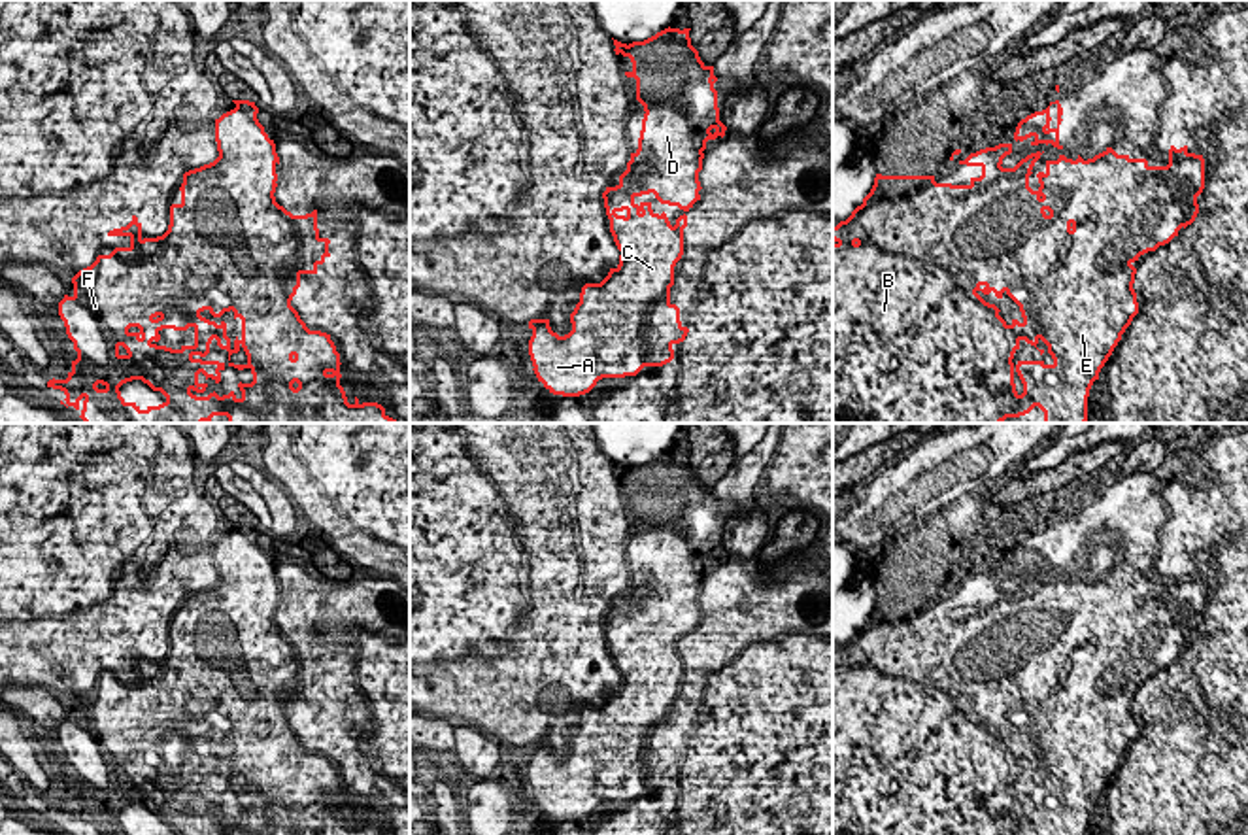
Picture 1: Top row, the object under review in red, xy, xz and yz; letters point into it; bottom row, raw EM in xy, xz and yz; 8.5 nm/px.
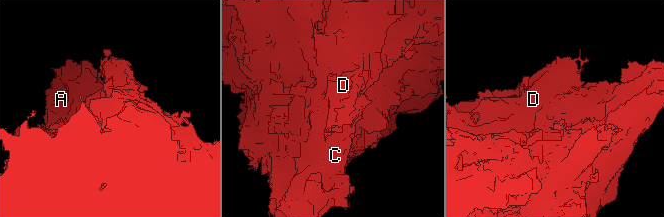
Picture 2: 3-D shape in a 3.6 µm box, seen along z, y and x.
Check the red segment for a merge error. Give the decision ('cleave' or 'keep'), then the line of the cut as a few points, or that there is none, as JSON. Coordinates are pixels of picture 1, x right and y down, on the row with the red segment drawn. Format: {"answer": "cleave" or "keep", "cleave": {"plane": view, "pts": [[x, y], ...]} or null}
{"answer": "keep", "cleave": null}

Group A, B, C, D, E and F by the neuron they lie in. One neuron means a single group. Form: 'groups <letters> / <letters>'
groups A B C D E F

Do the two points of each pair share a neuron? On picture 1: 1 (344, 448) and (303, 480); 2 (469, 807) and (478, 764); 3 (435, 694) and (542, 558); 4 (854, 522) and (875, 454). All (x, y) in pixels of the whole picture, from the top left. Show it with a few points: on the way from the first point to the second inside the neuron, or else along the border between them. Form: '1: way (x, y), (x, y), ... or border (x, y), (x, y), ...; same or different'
1: way (335, 458), (318, 475), (312, 475); same
2: border (454, 749), (471, 773), (491, 777), (497, 771); different
3: way (450, 660), (520, 592); same
4: border (860, 482), (852, 486); different

